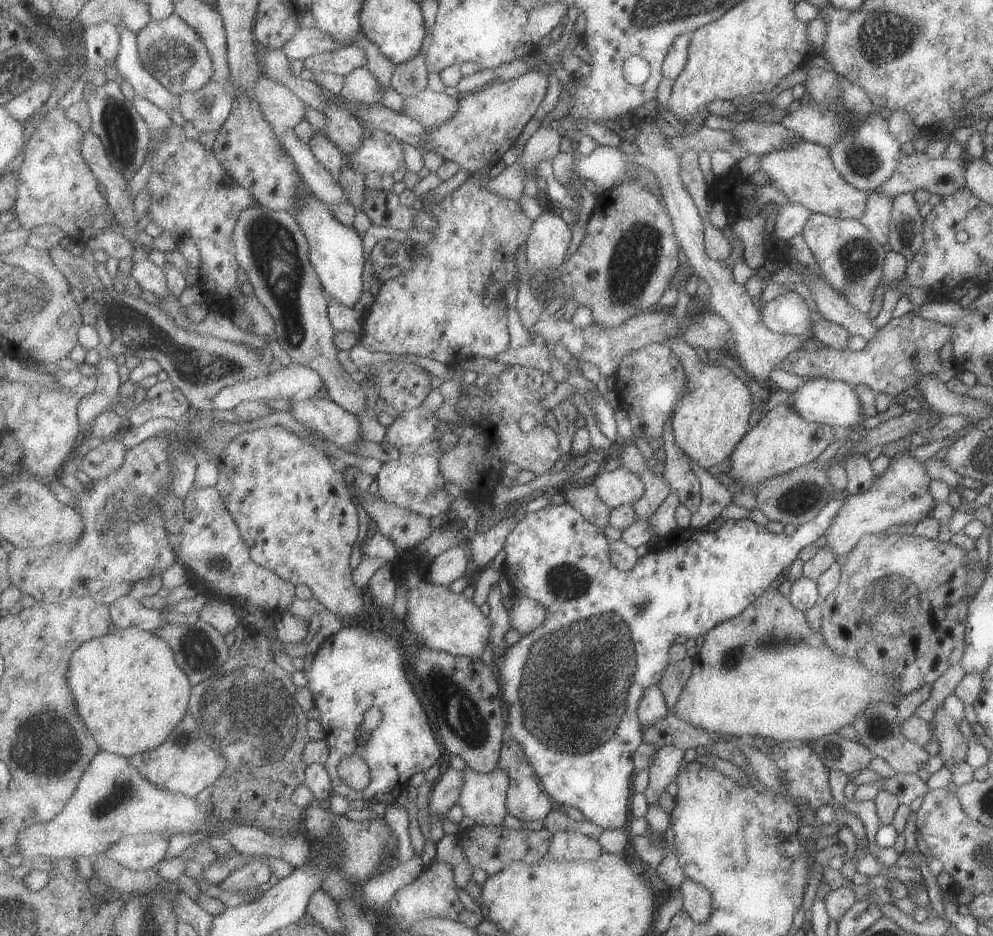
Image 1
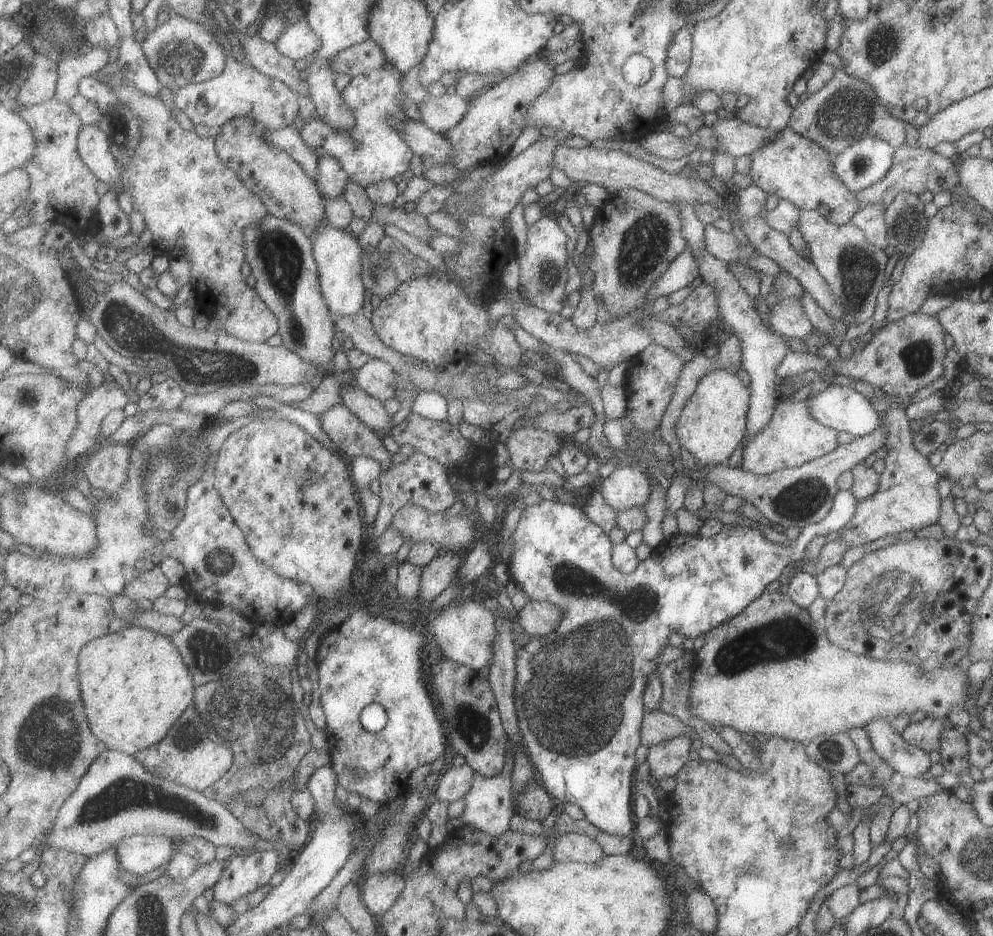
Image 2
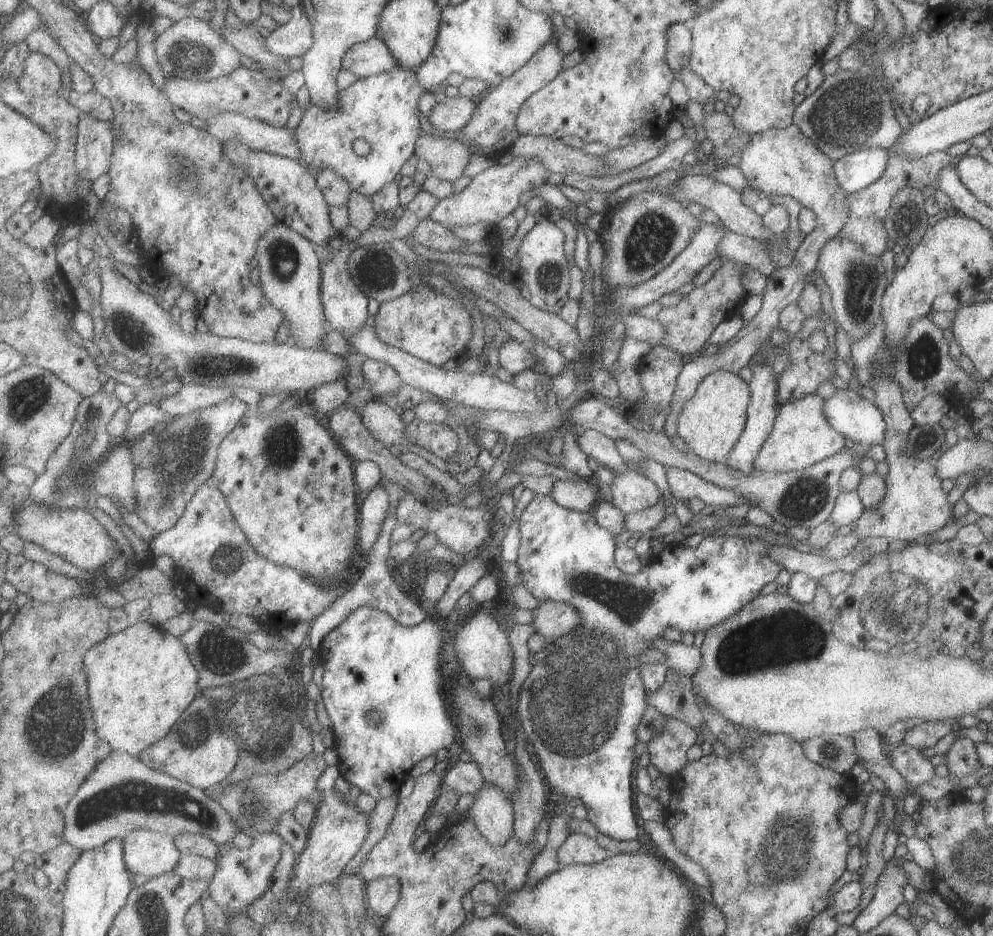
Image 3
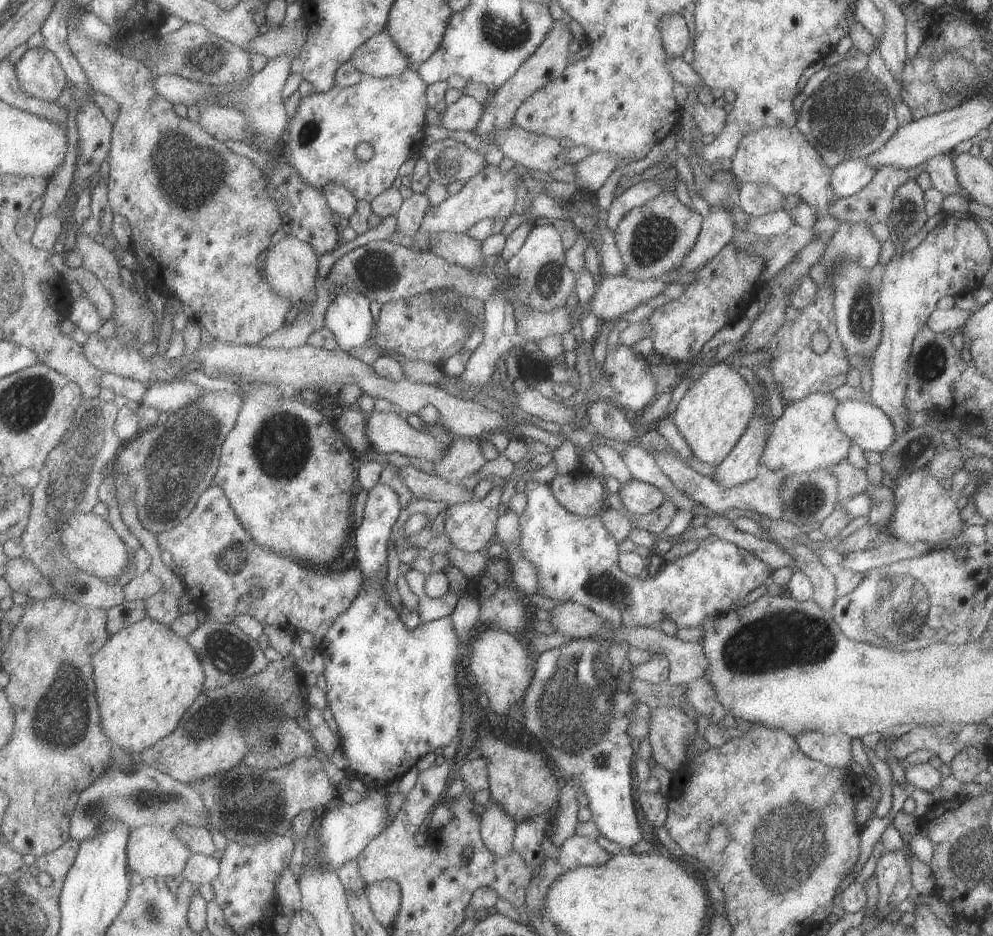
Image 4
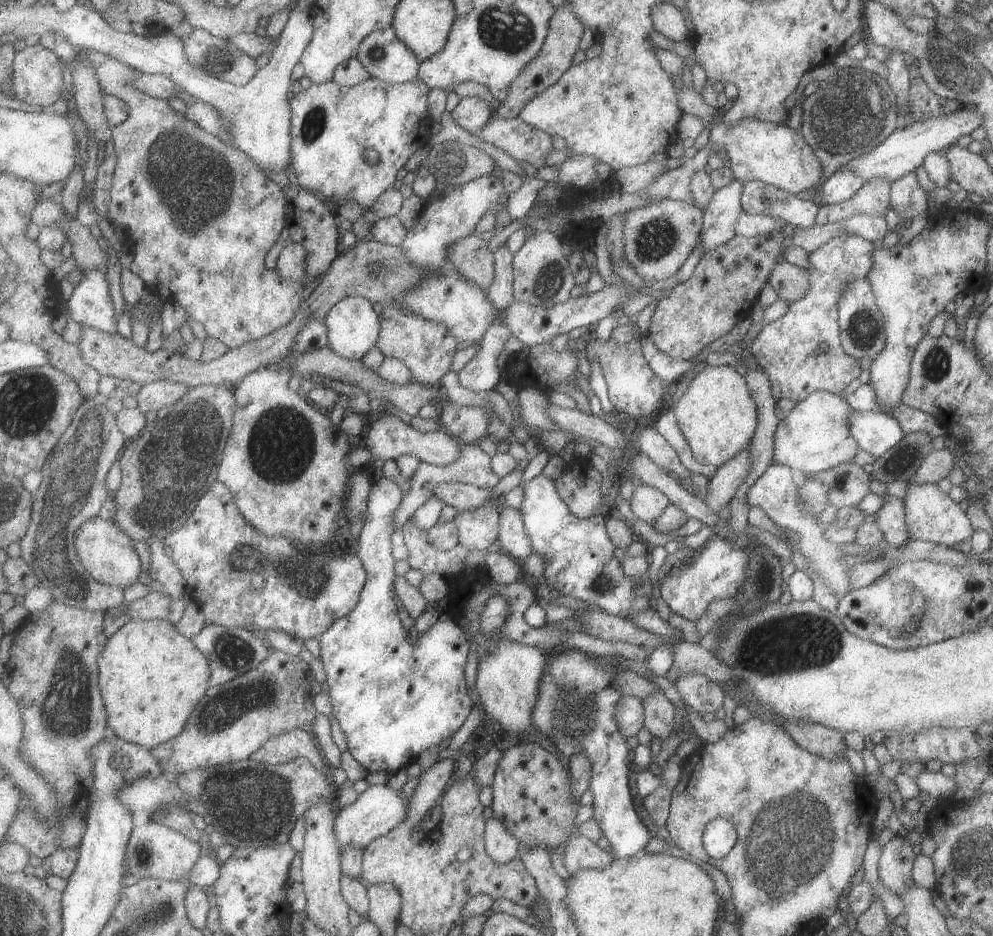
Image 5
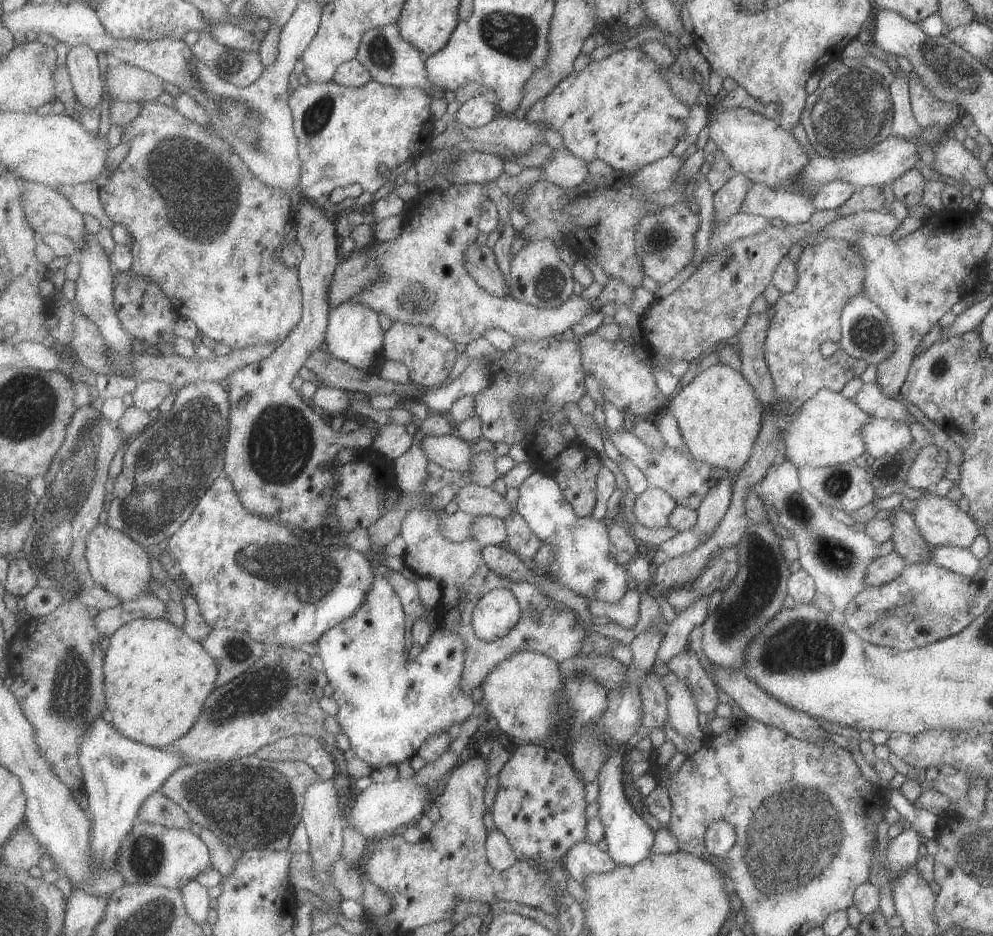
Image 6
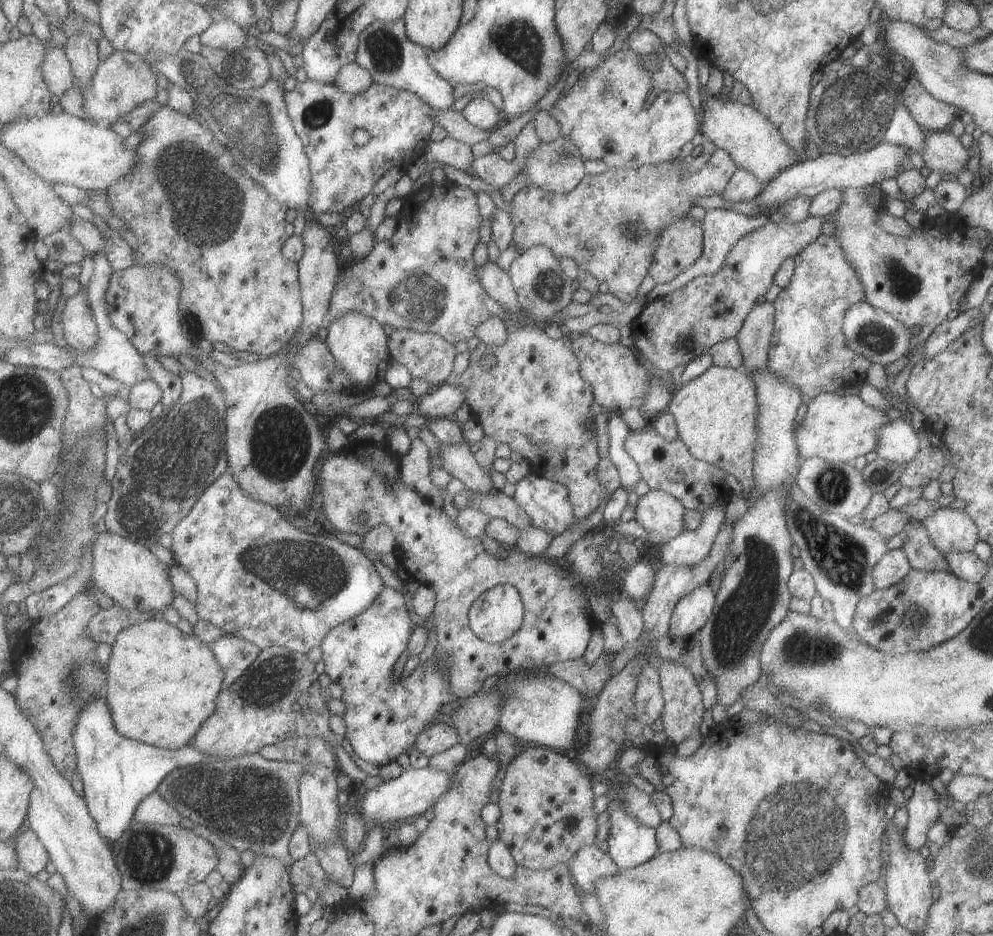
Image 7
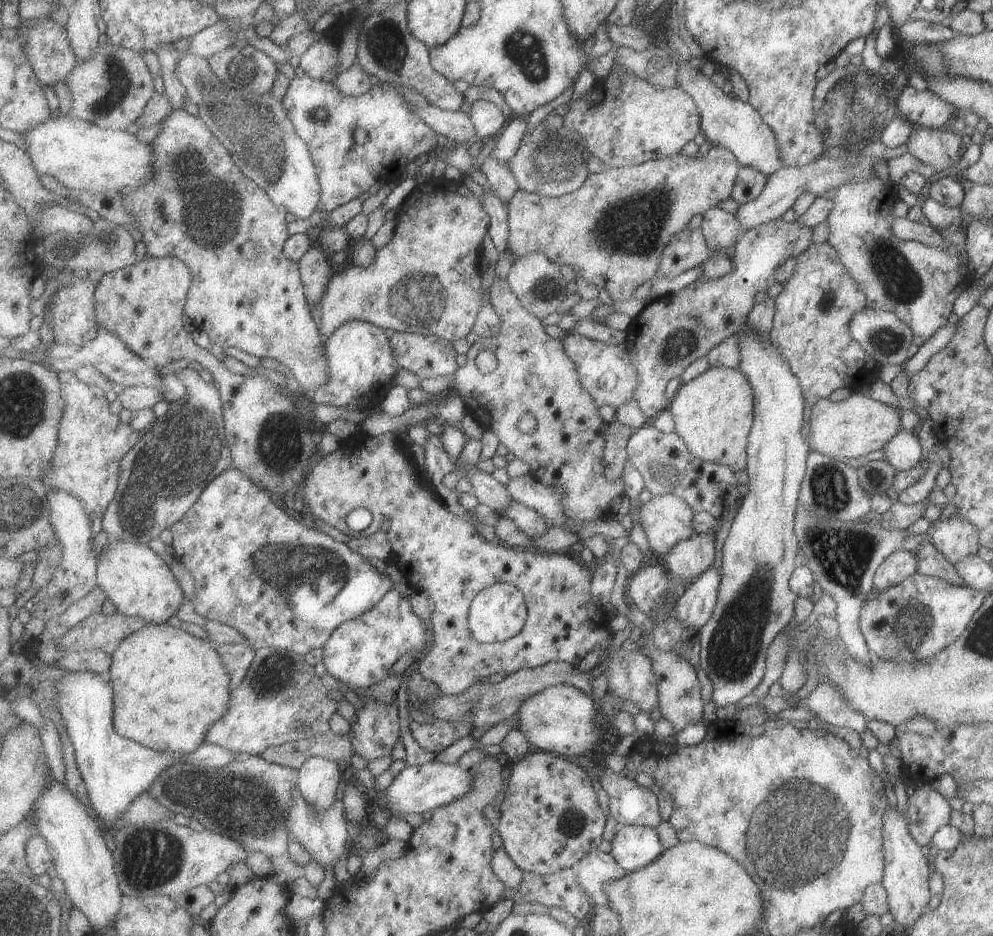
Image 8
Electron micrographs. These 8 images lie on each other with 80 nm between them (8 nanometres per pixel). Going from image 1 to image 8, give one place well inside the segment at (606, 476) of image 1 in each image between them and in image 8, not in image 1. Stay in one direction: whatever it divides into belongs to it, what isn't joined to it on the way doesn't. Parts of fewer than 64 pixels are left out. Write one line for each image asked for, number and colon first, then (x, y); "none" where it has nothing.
2: (627, 487)
3: (630, 491)
4: (639, 498)
5: (646, 502)
6: (651, 507)
7: (660, 514)
8: (666, 520)

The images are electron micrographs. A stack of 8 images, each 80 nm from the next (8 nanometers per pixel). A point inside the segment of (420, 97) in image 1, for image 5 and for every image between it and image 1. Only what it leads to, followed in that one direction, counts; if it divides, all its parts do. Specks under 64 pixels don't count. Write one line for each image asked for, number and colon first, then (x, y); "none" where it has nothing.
2: (442, 114)
3: (454, 114)
4: (465, 113)
5: (472, 113)

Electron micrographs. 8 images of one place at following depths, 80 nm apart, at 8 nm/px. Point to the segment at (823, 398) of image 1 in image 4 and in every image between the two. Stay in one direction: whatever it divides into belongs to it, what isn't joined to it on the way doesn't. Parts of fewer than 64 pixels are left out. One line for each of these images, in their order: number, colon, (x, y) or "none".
2: (841, 408)
3: (855, 418)
4: (866, 426)

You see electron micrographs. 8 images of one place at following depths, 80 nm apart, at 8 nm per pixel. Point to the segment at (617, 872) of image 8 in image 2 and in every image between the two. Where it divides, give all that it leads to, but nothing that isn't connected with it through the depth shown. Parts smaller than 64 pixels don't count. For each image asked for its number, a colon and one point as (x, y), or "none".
2: (579, 848)
3: (577, 849)
4: (578, 851)
5: (579, 852)
6: (585, 858)
7: (588, 863)

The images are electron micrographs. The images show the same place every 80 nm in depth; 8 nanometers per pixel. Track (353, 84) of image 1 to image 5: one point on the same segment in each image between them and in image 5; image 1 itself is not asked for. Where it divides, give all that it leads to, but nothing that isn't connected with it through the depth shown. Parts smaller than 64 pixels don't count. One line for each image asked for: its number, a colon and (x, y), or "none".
2: (375, 150)
3: (382, 110)
4: (388, 113)
5: (332, 125)

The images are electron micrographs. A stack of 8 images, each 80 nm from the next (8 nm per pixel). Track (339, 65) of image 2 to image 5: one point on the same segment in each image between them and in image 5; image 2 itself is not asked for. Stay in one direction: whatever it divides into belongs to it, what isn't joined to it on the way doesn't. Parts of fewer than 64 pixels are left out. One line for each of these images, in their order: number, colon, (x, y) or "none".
3: (373, 57)
4: (380, 56)
5: (386, 57)

